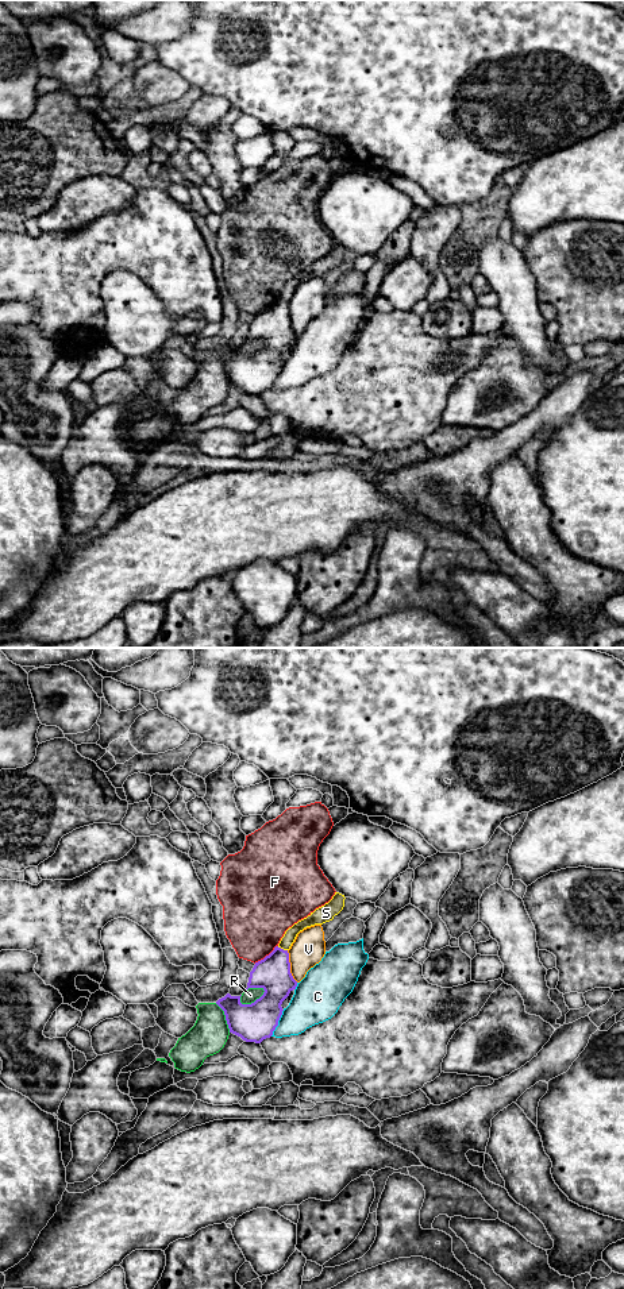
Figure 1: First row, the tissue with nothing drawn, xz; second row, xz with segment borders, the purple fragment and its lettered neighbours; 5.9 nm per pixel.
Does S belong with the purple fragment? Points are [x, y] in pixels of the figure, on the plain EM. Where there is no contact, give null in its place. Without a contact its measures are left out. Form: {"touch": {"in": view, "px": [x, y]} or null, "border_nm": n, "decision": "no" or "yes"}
{"touch": {"in": "xz", "px": [282, 301]}, "border_nm": 70, "decision": "no"}

